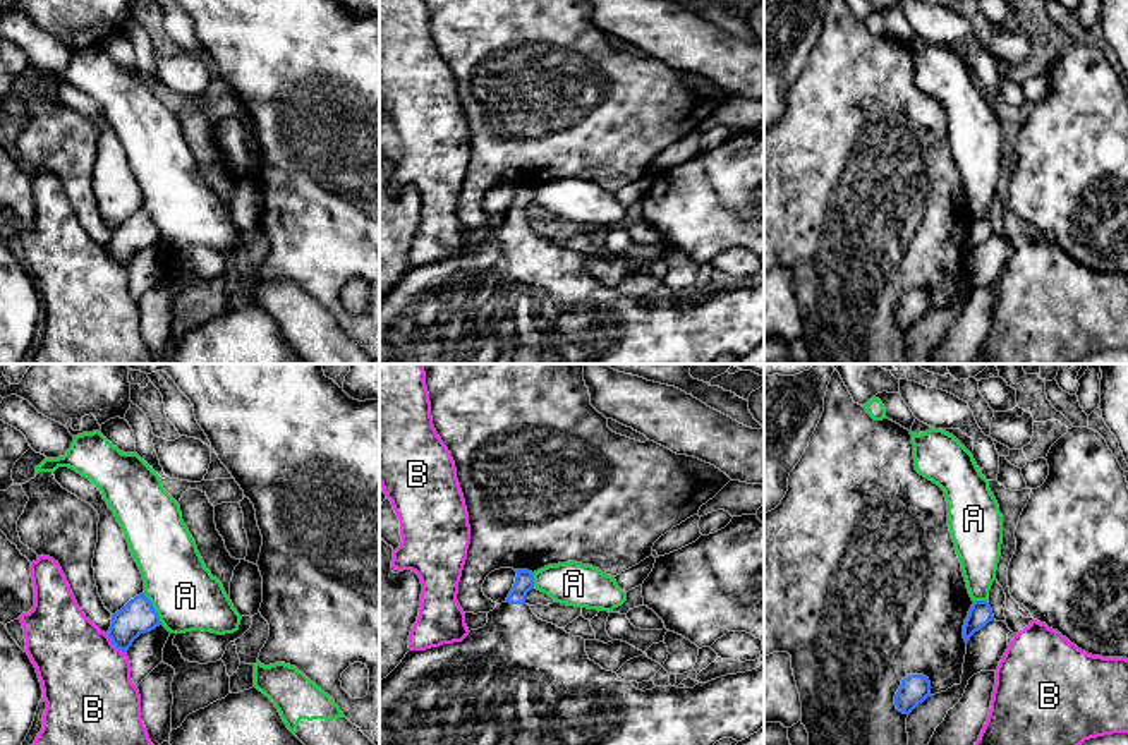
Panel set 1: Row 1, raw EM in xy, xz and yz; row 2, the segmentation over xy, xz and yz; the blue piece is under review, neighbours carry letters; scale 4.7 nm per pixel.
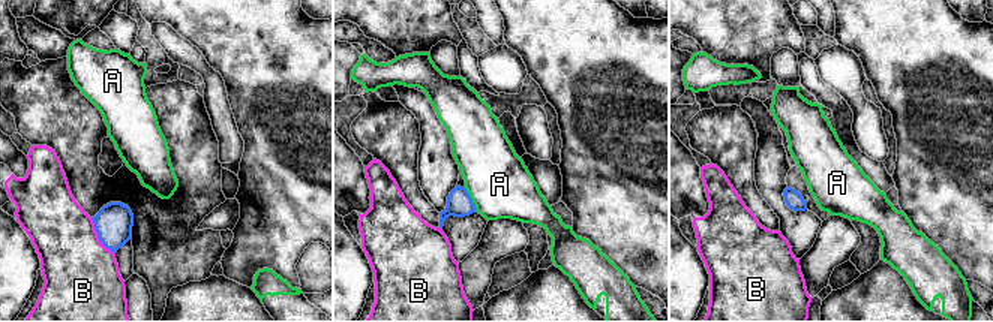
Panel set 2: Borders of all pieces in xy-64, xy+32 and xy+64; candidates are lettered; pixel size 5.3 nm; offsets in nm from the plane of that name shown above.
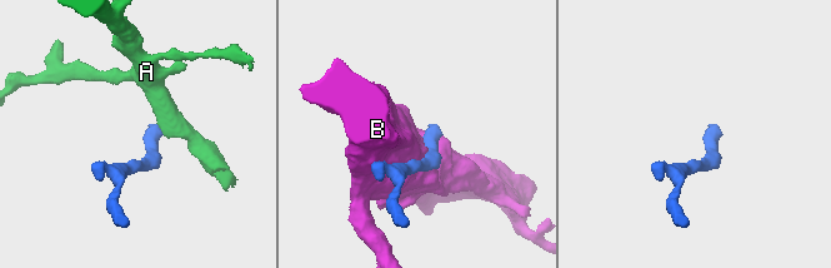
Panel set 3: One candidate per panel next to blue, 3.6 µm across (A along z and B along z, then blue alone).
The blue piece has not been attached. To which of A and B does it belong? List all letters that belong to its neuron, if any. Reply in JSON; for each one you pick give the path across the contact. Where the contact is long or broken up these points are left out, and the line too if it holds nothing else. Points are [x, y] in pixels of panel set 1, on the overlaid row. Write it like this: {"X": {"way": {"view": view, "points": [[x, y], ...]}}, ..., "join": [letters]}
{"join": []}

